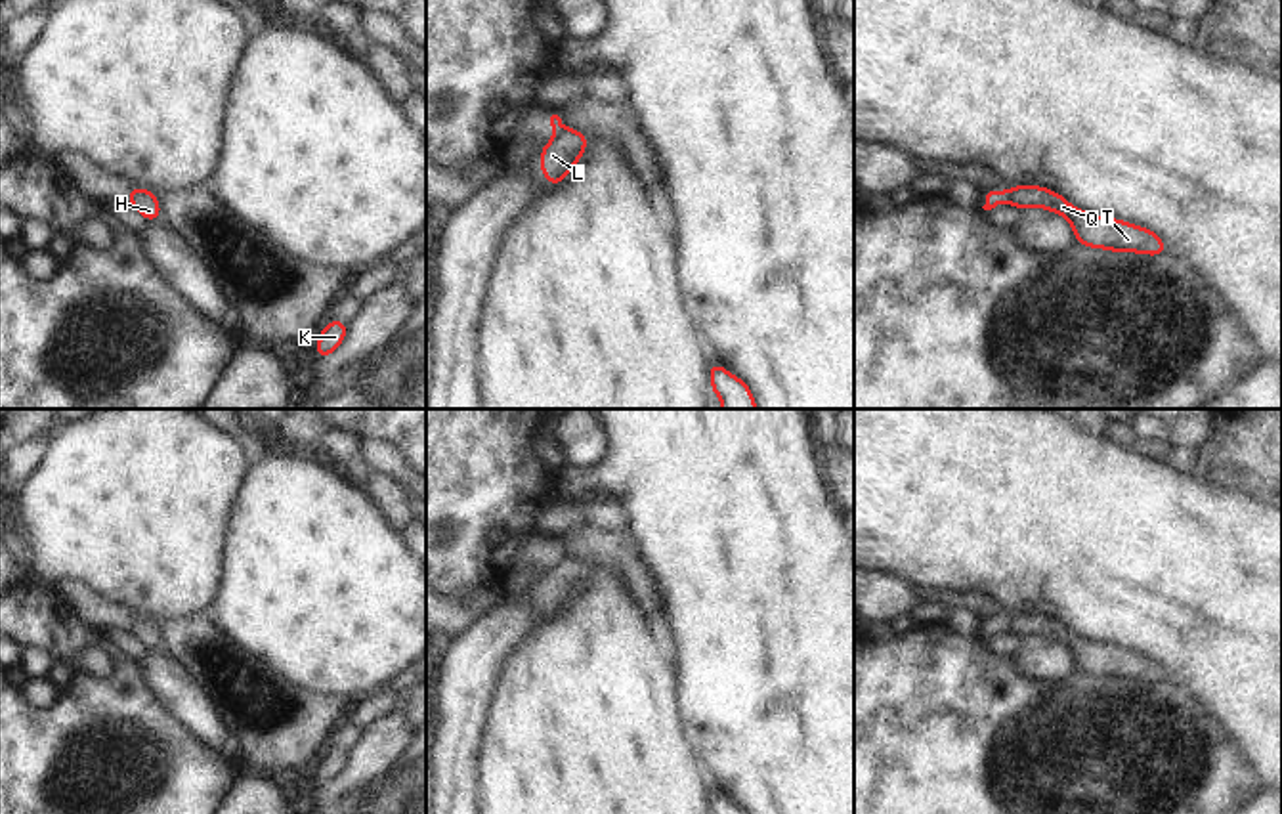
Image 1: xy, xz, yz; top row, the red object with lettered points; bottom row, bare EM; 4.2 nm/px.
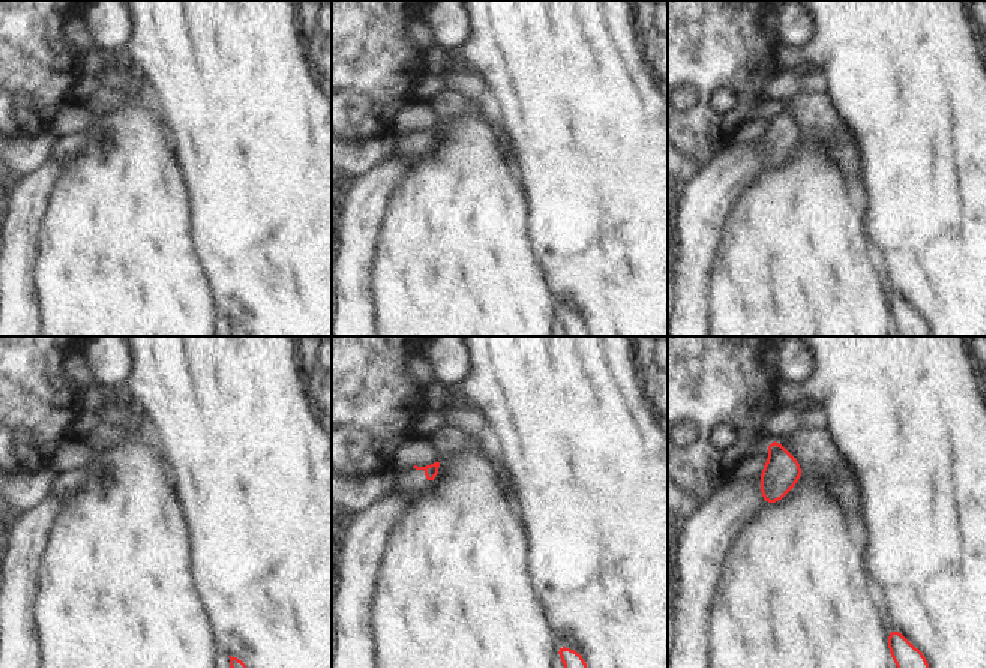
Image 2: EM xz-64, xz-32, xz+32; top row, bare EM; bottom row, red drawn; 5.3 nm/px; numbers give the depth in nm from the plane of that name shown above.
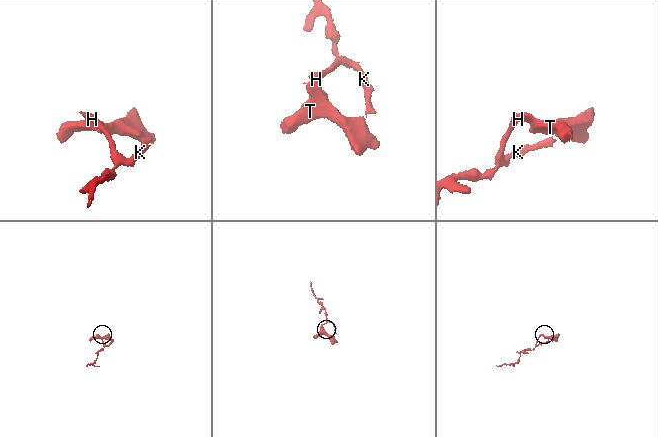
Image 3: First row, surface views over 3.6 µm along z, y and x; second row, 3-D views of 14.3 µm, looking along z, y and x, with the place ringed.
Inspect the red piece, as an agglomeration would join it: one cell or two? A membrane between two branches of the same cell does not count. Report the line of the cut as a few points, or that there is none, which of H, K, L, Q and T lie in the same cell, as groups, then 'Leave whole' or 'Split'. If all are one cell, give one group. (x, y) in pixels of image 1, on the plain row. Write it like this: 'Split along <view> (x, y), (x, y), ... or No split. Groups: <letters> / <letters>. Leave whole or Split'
Split along yz (1004, 620), (1005, 629). Groups: H L Q T / K. Split

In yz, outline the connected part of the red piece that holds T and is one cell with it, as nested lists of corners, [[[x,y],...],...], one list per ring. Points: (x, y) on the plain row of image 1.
[[[1015,613],[1005,619],[1005,631],[1020,640],[1039,634],[1060,642],[1072,652],[1076,671],[1110,680],[1139,680],[1162,684],[1167,680],[1160,663],[1141,653],[1089,642],[1072,634],[1062,623],[1039,613]]]

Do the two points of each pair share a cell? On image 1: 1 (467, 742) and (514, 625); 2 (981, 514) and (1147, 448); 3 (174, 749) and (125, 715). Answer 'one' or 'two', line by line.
1: one
2: two
3: one

